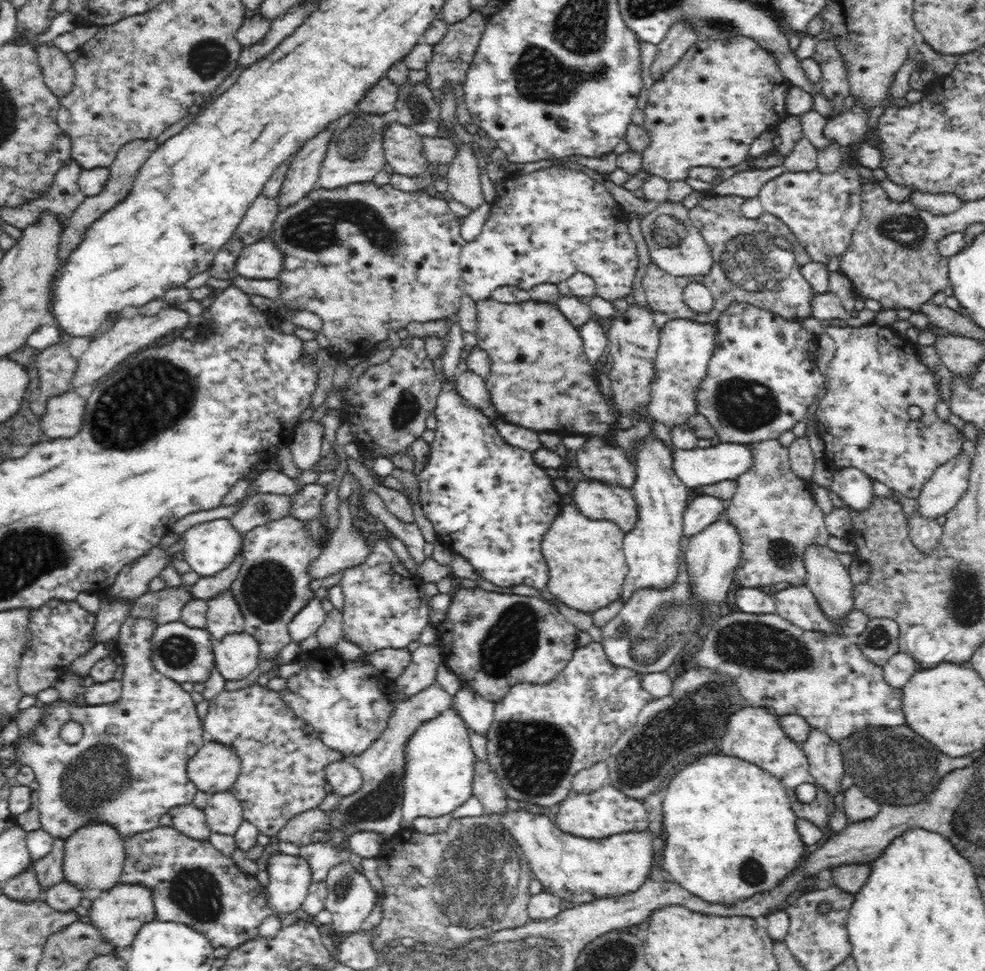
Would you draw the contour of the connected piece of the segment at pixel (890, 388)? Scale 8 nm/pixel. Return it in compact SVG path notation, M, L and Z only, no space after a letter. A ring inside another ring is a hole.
M833 323L825 328L834 341L836 341L836 350L833 358L827 364L826 374L828 376L828 390L824 397L819 398L819 405L816 405L816 419L814 429L818 430L820 437L824 443L823 462L828 464L832 470L843 469L844 467L852 467L867 474L873 481L884 483L893 491L899 492L902 496L915 498L920 494L920 490L924 488L924 484L932 476L932 473L949 460L952 460L958 453L962 451L962 443L965 438L961 431L955 425L949 423L948 419L940 419L936 414L936 404L941 400L940 377L936 374L936 370L924 365L916 355L913 342L906 337L902 337L892 326L881 327L876 324L861 325L859 327L850 327L847 324ZM911 406L918 406L921 410L921 416L918 419L912 419L908 413Z

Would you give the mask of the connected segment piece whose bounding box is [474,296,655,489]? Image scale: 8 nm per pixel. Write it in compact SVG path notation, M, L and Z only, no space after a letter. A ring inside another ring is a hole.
M491 296L488 298L484 298L484 301L476 301L476 330L475 336L478 341L478 347L482 348L482 350L488 353L490 357L490 374L485 377L485 385L489 390L492 404L496 407L496 411L498 411L499 418L502 420L522 426L524 428L528 428L530 430L539 432L550 431L561 433L562 435L566 434L574 434L574 435L584 435L586 437L586 442L582 444L582 448L576 451L574 456L574 464L578 467L578 470L586 476L586 478L590 478L592 481L598 481L601 483L608 483L610 486L621 486L624 488L630 488L633 485L633 482L636 478L635 468L633 468L632 462L628 462L629 456L624 452L624 448L620 448L619 446L614 446L609 441L609 436L618 429L617 427L617 418L626 415L631 420L634 420L644 412L647 408L647 404L651 399L651 382L653 381L654 374L654 365L653 362L650 362L648 358L640 358L638 360L638 364L634 364L634 358L630 358L628 362L624 360L624 356L618 360L618 362L613 362L614 366L610 372L608 372L608 377L610 380L610 390L609 393L604 394L602 390L598 387L599 382L596 379L596 371L593 363L587 357L587 354L584 351L584 341L582 341L582 336L579 333L578 327L574 326L565 316L562 314L562 311L557 307L557 303L548 303L548 302L538 302L537 300L530 299L526 300L526 302L520 302L518 304L506 304L504 302L498 302L494 300Z

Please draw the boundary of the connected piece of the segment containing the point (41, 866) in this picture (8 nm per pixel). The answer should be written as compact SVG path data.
M55 838L50 852L34 861L33 868L40 883L41 897L44 896L44 890L64 879L64 842L64 838Z

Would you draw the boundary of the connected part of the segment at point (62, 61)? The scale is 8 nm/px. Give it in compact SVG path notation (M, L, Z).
M54 45L40 46L36 49L40 67L44 73L44 82L49 90L61 99L72 92L75 70L66 53Z

